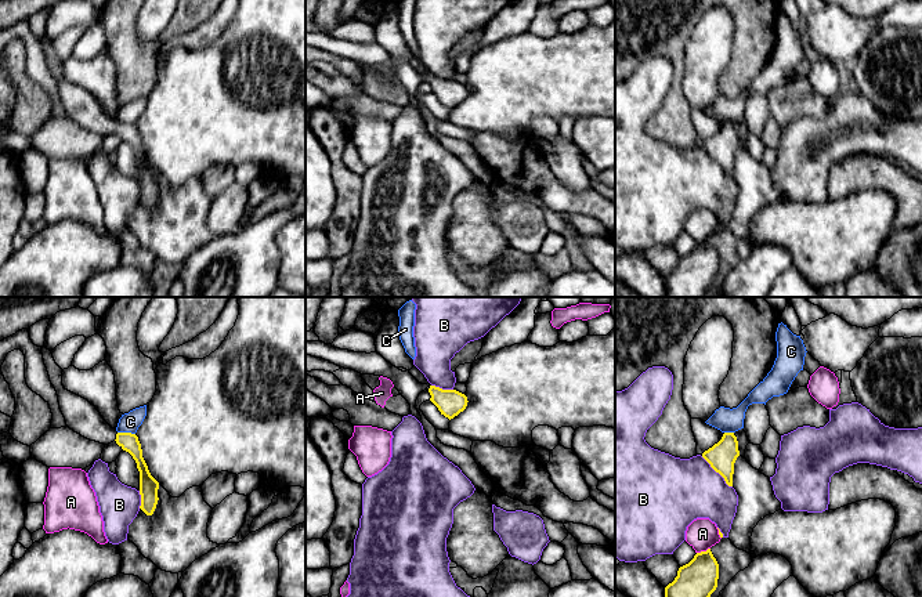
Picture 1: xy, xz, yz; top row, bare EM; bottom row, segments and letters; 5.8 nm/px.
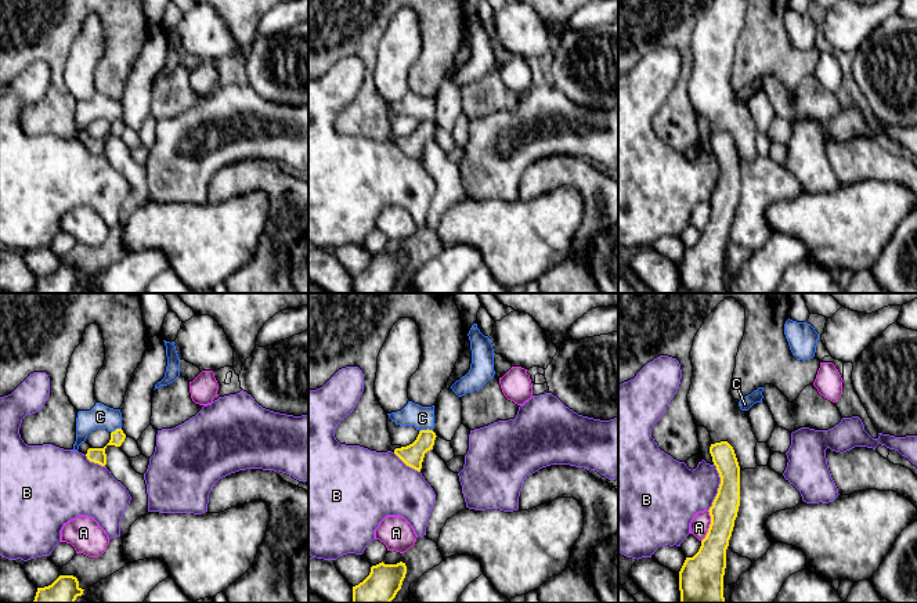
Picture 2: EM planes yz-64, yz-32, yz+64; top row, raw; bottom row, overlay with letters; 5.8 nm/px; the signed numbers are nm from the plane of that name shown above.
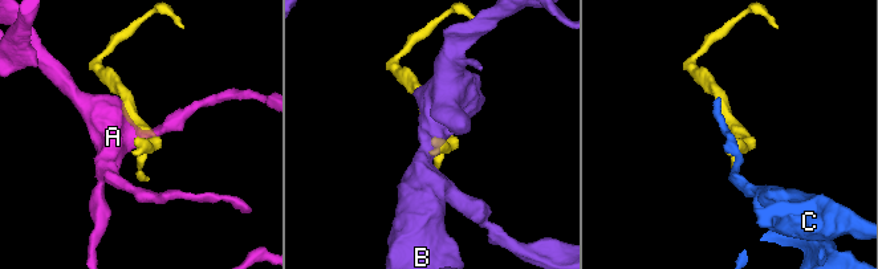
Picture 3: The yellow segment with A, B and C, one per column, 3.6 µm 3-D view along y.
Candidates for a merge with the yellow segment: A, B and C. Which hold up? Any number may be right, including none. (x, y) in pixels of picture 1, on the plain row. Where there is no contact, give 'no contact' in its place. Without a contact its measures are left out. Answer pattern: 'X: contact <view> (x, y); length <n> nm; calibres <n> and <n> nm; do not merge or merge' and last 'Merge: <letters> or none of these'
A: contact yz (702, 242); length 90 nm; calibres 220 and 180 nm; do not merge
B: contact yz (718, 162); length 260 nm; calibres 160 and 380 nm; do not merge
C: contact xy (126, 123); length 110 nm; calibres 110 and 120 nm; do not merge
Merge: none of these

